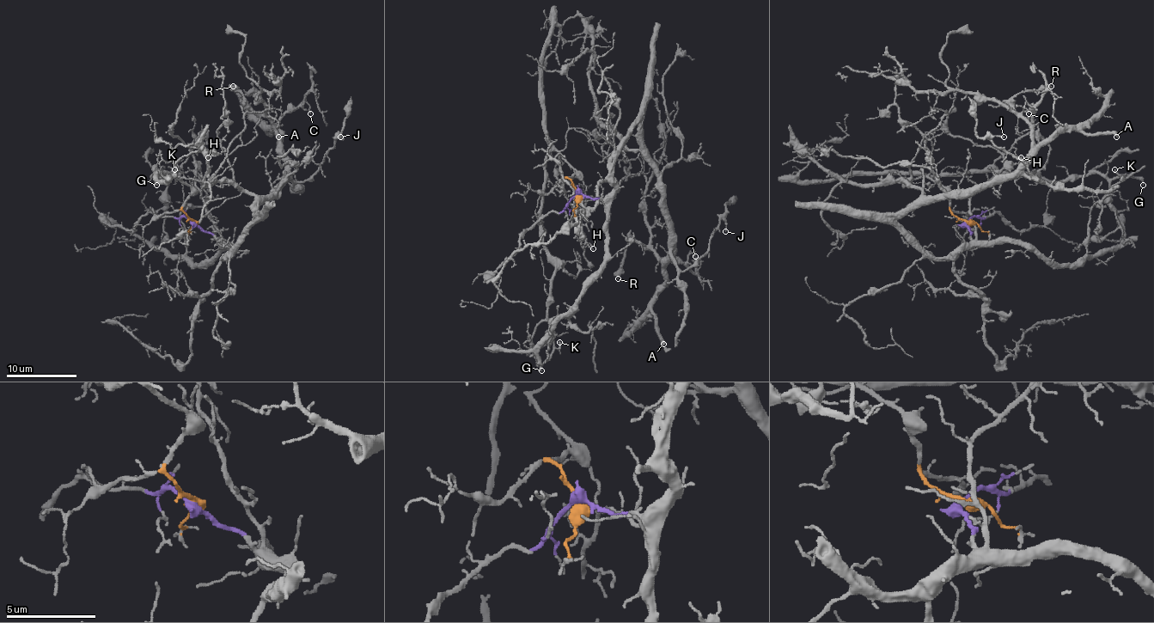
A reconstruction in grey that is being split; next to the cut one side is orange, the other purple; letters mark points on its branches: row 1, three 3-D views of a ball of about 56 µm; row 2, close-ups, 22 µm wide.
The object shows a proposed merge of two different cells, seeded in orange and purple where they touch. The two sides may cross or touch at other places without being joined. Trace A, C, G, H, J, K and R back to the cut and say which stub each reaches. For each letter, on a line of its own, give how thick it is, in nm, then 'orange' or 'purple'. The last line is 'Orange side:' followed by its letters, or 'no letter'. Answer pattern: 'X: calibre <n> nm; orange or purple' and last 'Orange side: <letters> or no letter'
A: calibre 400 nm; purple
C: calibre 120 nm; purple
G: calibre 160 nm; orange
H: calibre 120 nm; purple
J: calibre 110 nm; purple
K: calibre 170 nm; orange
R: calibre 480 nm; purple
Orange side: G, K

